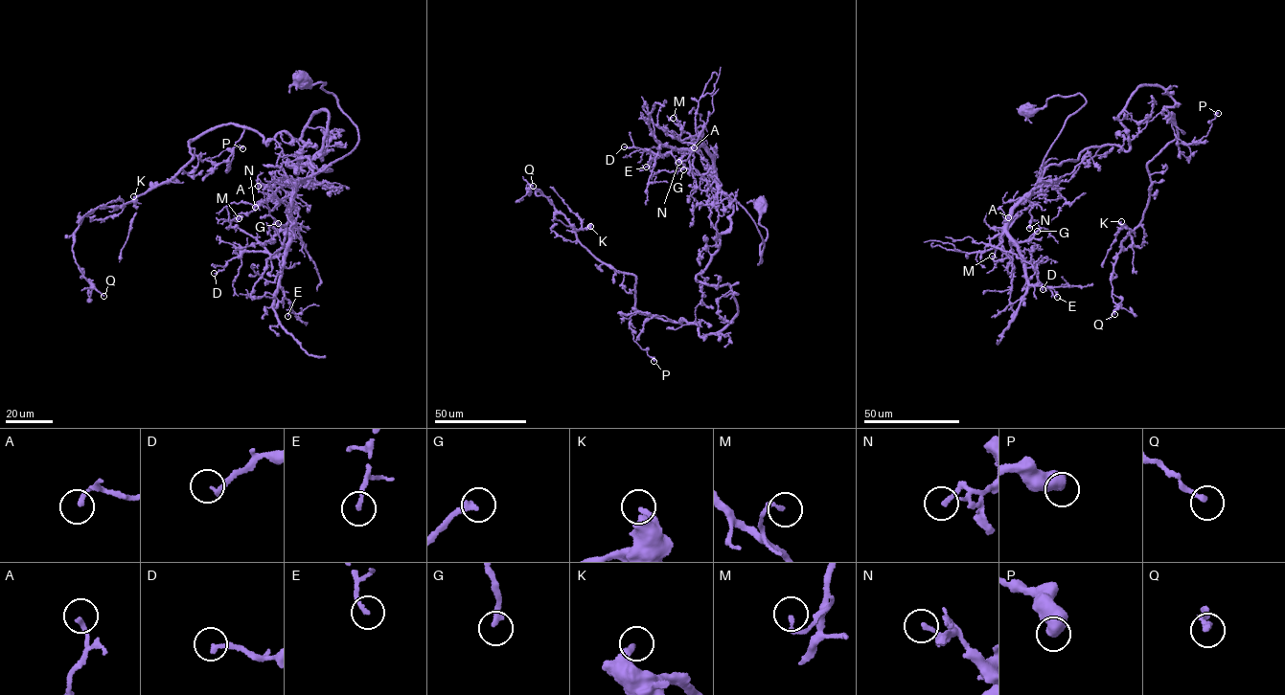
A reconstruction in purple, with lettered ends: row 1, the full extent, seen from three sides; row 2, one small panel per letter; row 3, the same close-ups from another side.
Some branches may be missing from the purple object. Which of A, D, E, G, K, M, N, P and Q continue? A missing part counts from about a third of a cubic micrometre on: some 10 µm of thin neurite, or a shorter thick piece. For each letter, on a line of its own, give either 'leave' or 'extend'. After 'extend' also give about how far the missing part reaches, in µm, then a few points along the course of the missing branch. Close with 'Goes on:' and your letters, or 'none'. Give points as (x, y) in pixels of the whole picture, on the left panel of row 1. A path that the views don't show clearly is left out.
A: leave
D: leave
E: extend; missing 8 µm
G: leave
K: leave
M: leave
N: leave
P: leave
Q: leave
Goes on: E

